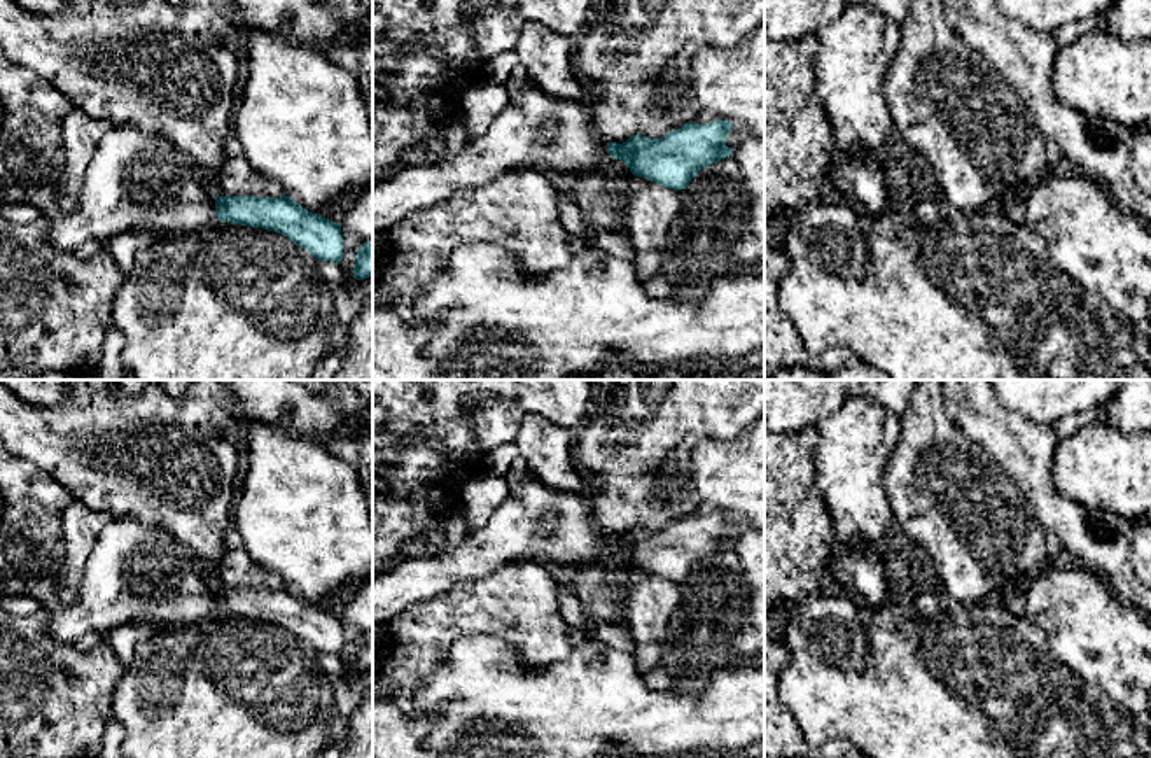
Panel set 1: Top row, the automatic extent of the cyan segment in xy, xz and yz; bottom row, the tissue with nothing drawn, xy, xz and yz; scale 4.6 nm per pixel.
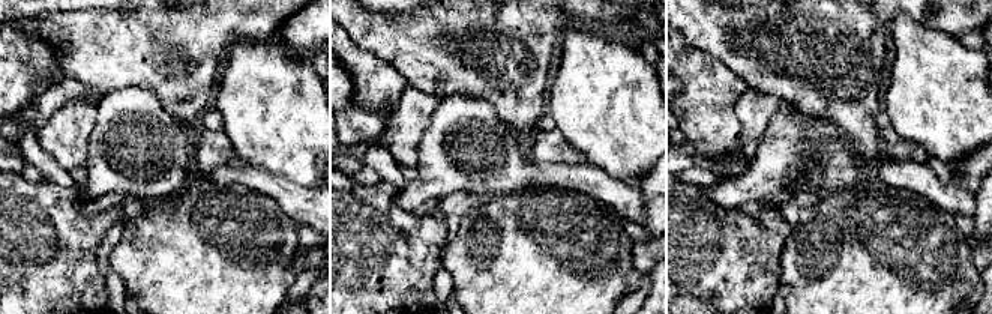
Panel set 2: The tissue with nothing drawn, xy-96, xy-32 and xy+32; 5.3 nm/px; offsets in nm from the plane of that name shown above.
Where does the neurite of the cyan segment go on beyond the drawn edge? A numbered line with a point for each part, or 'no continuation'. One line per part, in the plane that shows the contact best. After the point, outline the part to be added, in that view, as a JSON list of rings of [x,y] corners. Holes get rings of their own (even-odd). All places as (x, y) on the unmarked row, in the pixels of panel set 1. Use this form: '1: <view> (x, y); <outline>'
1: xy (137, 571); [[[114,516],[100,532],[86,562],[77,602],[52,614],[45,630],[52,639],[73,644],[87,634],[107,635],[115,627],[136,621],[157,628],[191,625],[217,613],[215,590],[198,555],[166,527],[133,516]]]

